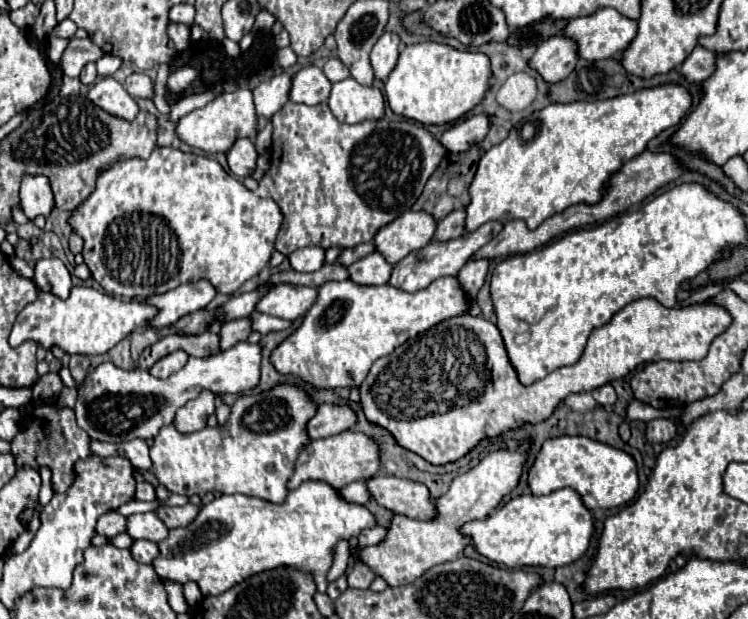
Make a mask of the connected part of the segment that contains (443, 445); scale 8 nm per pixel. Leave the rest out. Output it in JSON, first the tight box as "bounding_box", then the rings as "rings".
{"bounding_box":[360,298,732,464],"rings":[[[654,298],[634,300],[624,306],[608,324],[590,332],[582,358],[572,366],[562,366],[530,386],[520,384],[516,370],[504,350],[504,340],[496,324],[470,314],[444,320],[424,334],[410,338],[392,354],[378,358],[360,386],[360,404],[366,418],[392,432],[400,446],[420,454],[432,464],[448,464],[466,456],[482,438],[500,436],[524,422],[542,422],[552,416],[556,406],[572,392],[596,390],[612,380],[626,376],[636,366],[658,360],[702,360],[712,340],[732,324],[732,316],[714,304],[694,304],[686,308],[664,308]]]}

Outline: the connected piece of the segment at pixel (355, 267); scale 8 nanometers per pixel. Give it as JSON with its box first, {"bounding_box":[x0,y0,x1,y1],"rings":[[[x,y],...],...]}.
{"bounding_box":[348,252,394,286],"rings":[[[372,252],[366,258],[348,266],[348,272],[356,284],[370,286],[370,284],[388,284],[392,268],[394,266],[386,262],[386,258],[380,252]]]}

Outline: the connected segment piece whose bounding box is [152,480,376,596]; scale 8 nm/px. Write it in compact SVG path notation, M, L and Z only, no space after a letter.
M322 480L302 482L296 490L288 494L284 504L272 504L262 498L244 496L244 494L218 496L198 512L196 520L190 526L170 530L168 538L158 544L160 556L154 560L152 566L162 580L174 580L182 584L194 580L204 596L218 596L254 574L280 566L290 566L294 570L310 572L316 578L316 588L320 592L326 592L328 586L326 574L332 566L336 544L340 540L358 538L364 528L374 528L374 526L376 526L376 518L366 506L344 502L344 498L340 498L340 492Z

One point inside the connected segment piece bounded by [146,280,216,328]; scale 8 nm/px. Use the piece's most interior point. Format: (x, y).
(191, 297)

